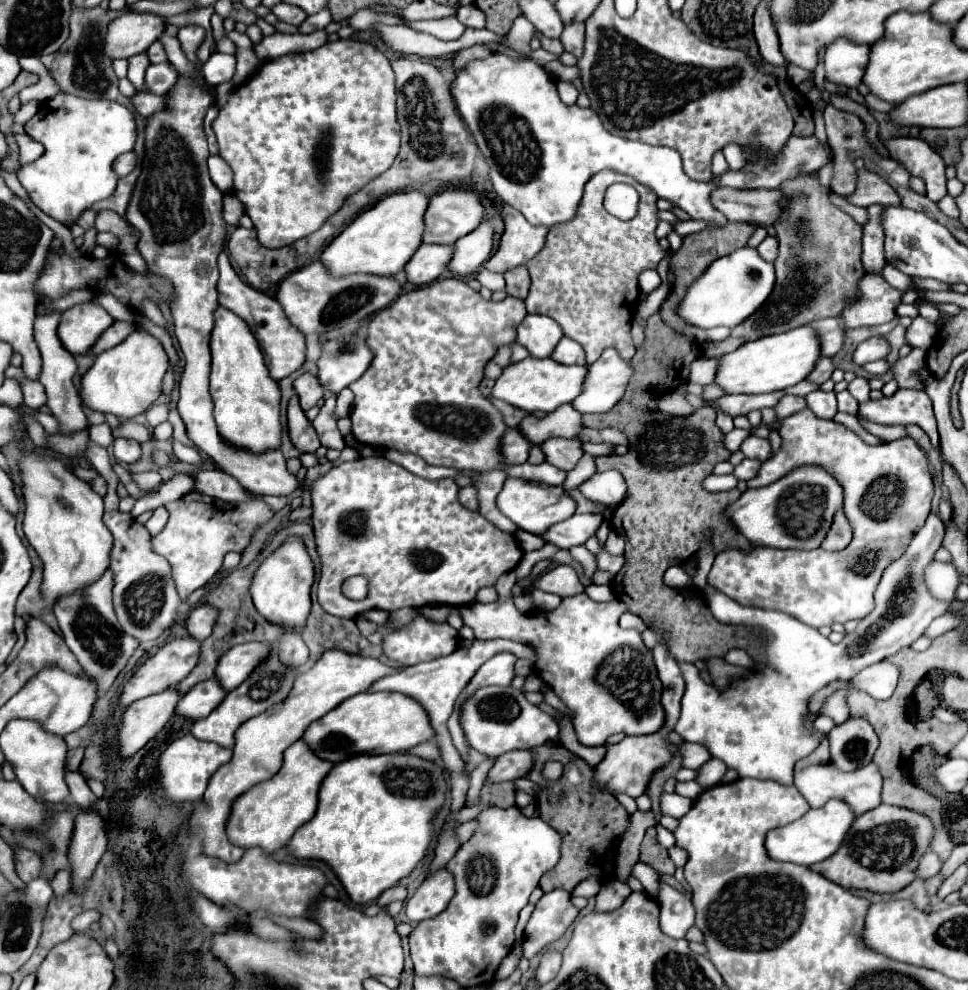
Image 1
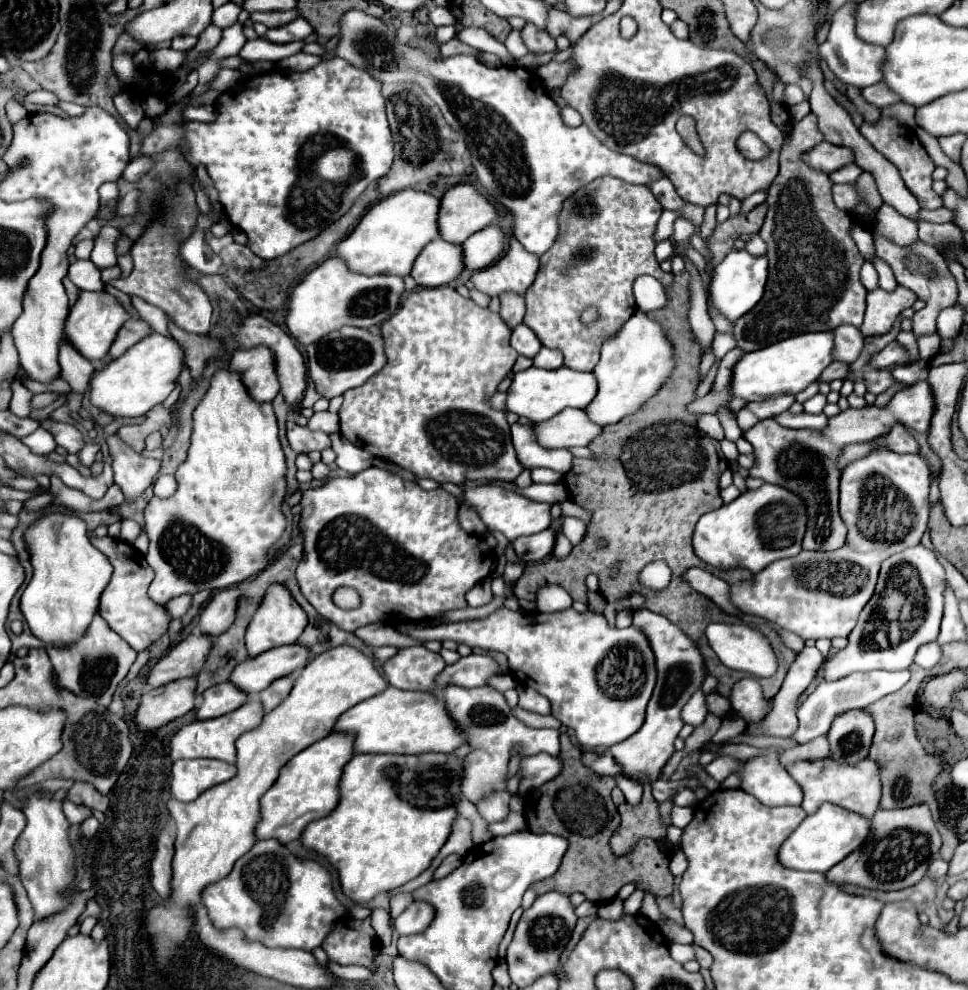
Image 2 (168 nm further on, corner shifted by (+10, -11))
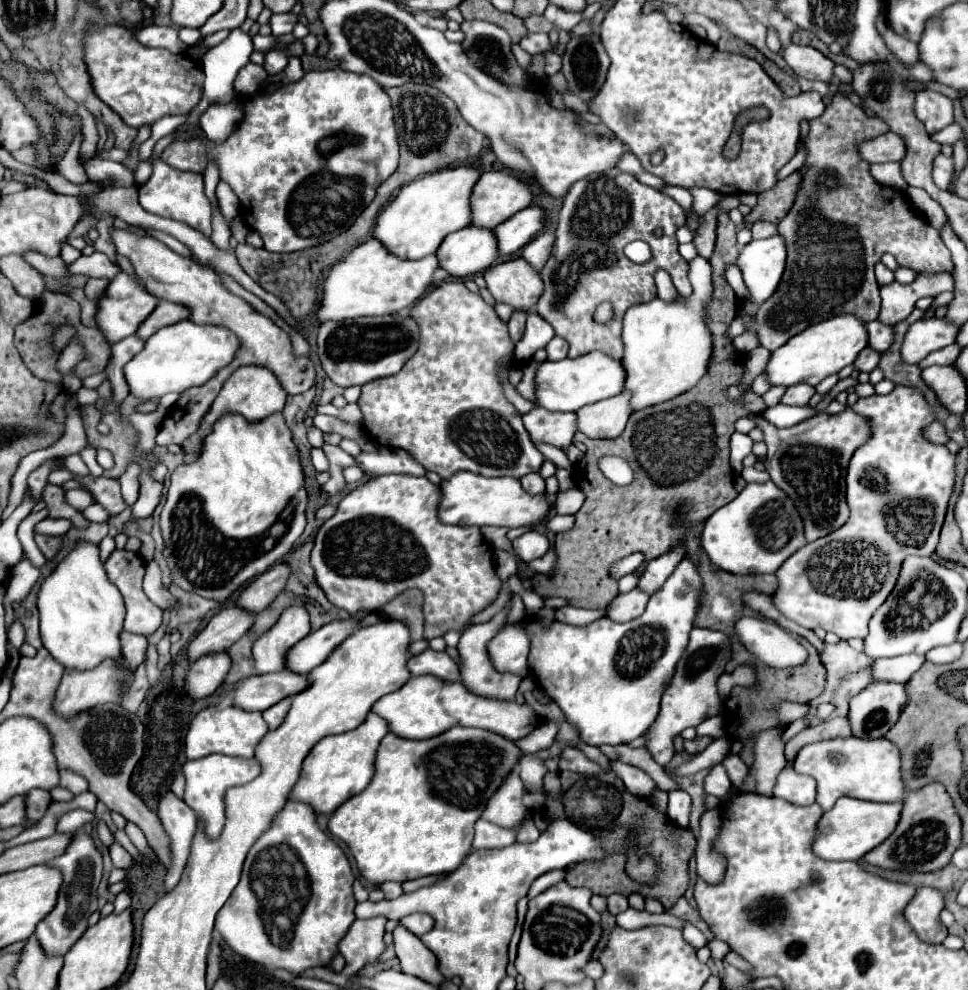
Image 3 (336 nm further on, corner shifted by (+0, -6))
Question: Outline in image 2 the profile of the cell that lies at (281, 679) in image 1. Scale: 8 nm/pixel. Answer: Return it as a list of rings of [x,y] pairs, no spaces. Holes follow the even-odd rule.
[[[257,697],[249,699],[249,703],[245,703],[243,707],[239,707],[233,713],[227,713],[223,717],[215,717],[215,719],[207,719],[207,721],[193,721],[189,725],[183,725],[171,739],[171,759],[197,759],[197,757],[211,757],[211,759],[221,759],[227,763],[235,763],[235,741],[259,727],[263,721],[263,709],[261,703],[257,701]]]

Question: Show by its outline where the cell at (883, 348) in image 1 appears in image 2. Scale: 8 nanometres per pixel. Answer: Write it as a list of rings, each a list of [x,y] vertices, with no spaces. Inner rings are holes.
[[[893,341],[879,355],[875,355],[871,359],[871,363],[875,367],[879,367],[879,369],[891,369],[893,365],[905,365],[905,363],[909,363],[909,353],[897,341]]]

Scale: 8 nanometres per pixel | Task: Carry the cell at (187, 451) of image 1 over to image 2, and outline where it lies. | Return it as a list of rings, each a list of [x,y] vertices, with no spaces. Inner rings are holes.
[[[119,435],[107,437],[109,451],[113,455],[113,471],[115,471],[115,483],[121,487],[125,501],[135,501],[145,493],[145,489],[153,483],[159,463],[157,459],[147,459],[133,449],[129,449]]]

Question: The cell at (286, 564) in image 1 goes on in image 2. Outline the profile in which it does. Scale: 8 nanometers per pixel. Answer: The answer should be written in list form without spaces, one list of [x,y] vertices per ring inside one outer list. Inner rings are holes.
[[[271,585],[267,589],[267,595],[261,603],[261,607],[257,609],[257,613],[253,615],[249,629],[247,629],[247,651],[249,657],[257,657],[273,647],[279,645],[291,645],[297,643],[299,635],[303,633],[303,629],[307,627],[307,615],[305,611],[295,603],[295,599],[289,595],[289,591],[283,585]]]

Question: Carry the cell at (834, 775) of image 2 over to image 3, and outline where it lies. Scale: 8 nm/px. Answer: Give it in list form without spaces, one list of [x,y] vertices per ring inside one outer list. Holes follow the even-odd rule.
[[[833,738],[807,744],[799,750],[793,768],[817,780],[817,804],[827,812],[841,796],[869,802],[901,802],[905,798],[899,774],[899,750],[895,744],[877,738],[875,742],[859,742],[859,738]]]

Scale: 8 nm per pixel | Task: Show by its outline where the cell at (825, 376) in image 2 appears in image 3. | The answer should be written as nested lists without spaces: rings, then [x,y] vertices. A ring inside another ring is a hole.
[[[863,348],[863,350],[859,352],[859,356],[855,358],[853,366],[855,366],[857,372],[871,372],[871,370],[877,366],[879,356],[881,356],[881,354],[875,352],[875,350],[871,350],[871,348]]]

